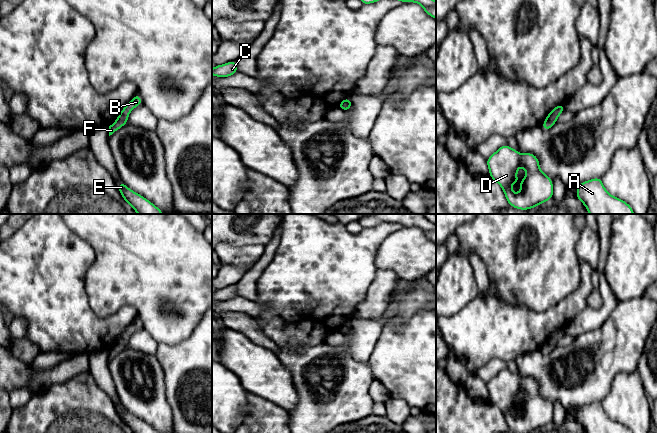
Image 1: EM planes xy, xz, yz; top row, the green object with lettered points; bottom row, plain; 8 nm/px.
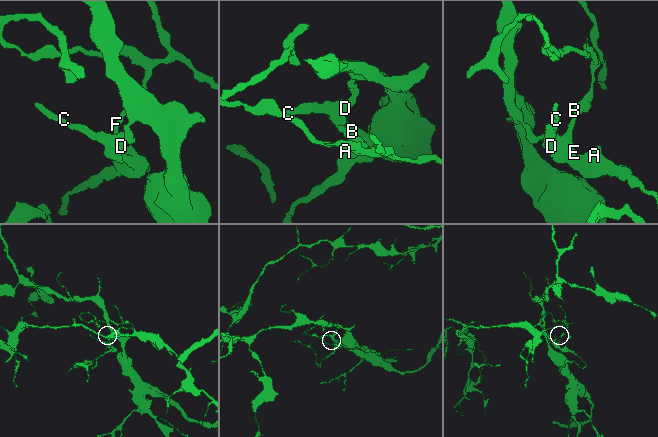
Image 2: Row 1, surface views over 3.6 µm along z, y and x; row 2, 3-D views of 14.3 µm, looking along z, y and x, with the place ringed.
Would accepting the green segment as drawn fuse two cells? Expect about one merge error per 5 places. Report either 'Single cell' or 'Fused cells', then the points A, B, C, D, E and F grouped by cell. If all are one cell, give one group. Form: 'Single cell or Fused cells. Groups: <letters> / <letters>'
Single cell. Groups: A B C D E F

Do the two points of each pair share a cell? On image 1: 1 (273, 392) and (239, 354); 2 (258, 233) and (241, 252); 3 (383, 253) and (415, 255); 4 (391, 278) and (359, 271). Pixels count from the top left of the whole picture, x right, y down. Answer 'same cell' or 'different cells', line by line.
1: same cell
2: different cells
3: same cell
4: different cells

